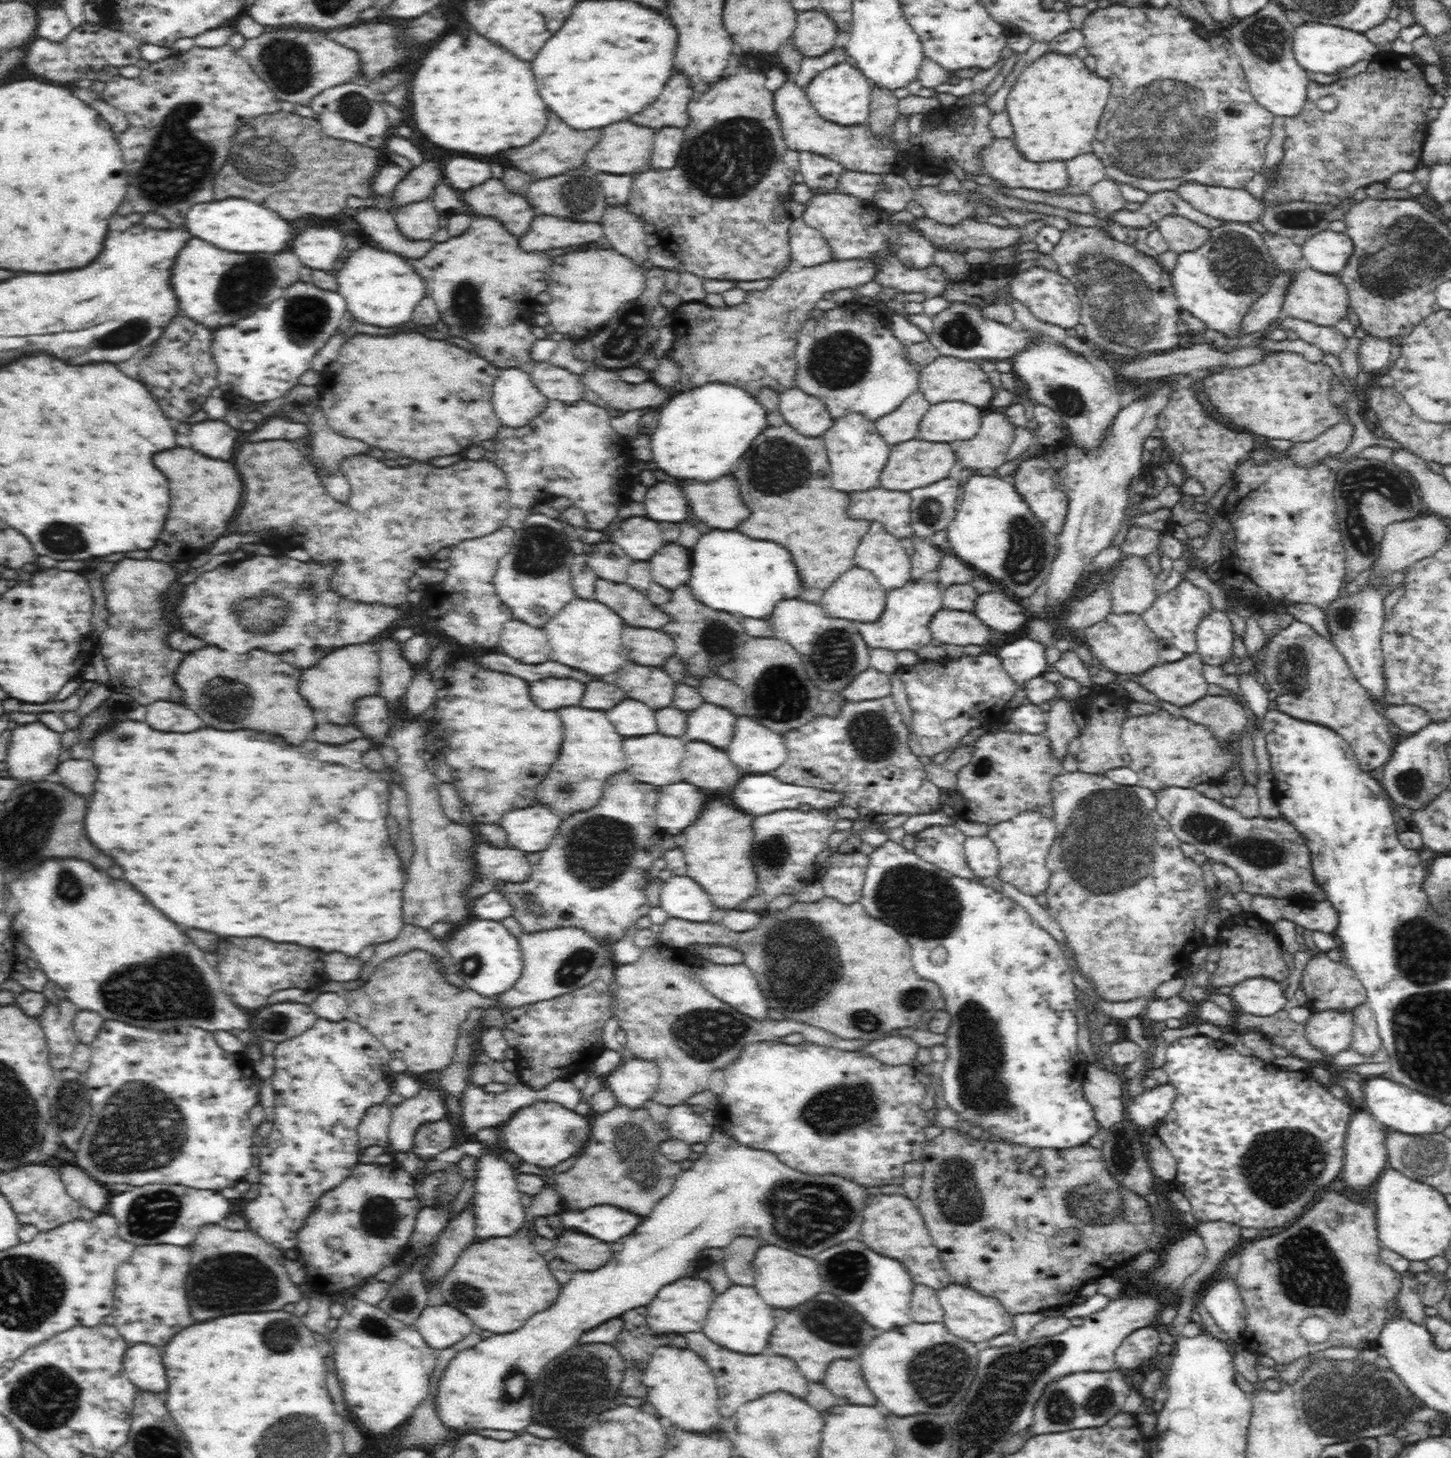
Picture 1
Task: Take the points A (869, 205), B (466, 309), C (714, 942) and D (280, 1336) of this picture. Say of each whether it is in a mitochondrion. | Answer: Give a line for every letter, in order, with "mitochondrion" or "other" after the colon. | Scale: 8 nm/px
A: other
B: mitochondrion
C: other
D: mitochondrion

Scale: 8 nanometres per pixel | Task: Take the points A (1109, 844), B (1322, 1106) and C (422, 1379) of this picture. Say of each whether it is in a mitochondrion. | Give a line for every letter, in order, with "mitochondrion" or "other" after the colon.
A: mitochondrion
B: other
C: other

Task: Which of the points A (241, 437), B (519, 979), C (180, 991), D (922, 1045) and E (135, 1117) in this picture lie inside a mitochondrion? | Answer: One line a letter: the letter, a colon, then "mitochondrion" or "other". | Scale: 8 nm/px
A: other
B: other
C: mitochondrion
D: other
E: mitochondrion

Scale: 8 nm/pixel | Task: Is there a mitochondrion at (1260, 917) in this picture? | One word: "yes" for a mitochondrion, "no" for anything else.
no

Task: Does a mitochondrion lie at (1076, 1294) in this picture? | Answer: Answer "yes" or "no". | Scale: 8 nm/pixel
no

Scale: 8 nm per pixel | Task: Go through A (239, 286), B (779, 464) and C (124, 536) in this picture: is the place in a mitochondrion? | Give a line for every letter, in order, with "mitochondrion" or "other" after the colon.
A: mitochondrion
B: mitochondrion
C: other

